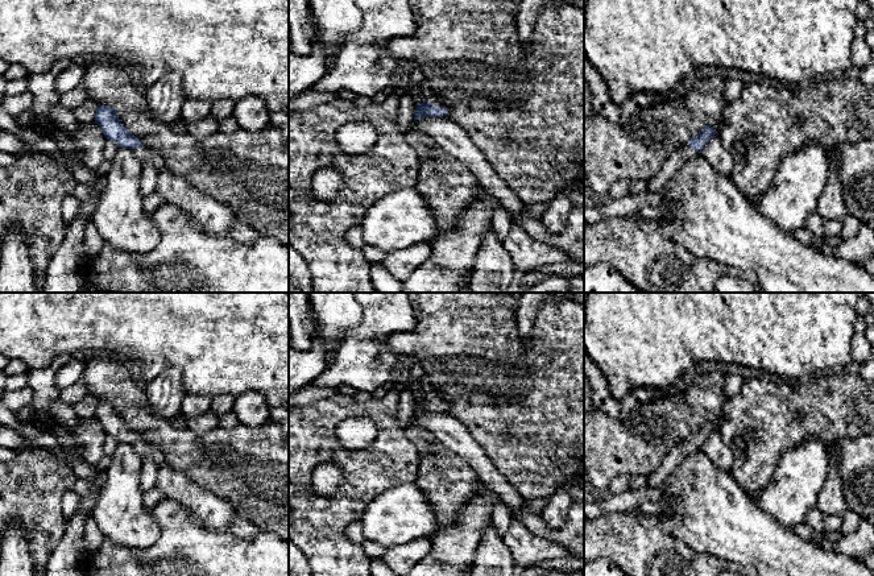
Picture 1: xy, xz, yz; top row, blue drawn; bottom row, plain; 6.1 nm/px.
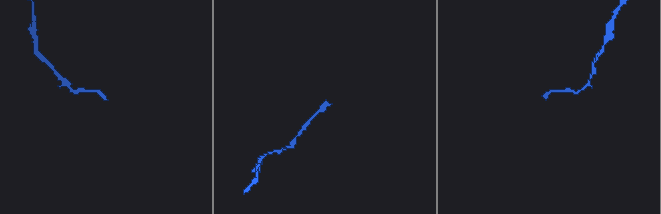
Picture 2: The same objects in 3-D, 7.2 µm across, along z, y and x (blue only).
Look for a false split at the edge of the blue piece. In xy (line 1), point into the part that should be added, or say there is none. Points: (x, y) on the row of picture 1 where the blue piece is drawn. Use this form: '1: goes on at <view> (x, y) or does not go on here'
1: goes on at xy (144, 154)

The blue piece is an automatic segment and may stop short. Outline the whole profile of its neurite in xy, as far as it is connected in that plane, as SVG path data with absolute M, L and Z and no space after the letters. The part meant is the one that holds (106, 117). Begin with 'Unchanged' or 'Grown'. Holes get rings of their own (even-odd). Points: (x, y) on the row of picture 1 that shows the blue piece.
Grown. M99 105L95 123L100 127L107 140L115 141L119 148L131 149L142 165L152 163L158 171L166 167L158 153L146 148L137 136L123 125L113 108Z

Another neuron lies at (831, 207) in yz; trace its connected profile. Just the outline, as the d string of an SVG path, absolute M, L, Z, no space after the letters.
M836 156L829 163L829 178L817 203L817 214L823 220L842 221L849 211L842 202L842 190L838 181L838 157Z

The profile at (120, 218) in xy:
M119 148L92 216L104 243L117 250L148 253L161 239L158 228L144 210L141 173L142 163L133 150Z

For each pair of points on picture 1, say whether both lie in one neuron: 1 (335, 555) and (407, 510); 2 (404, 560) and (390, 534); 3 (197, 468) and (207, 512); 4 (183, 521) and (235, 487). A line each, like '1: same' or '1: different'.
1: different
2: different
3: different
4: different

